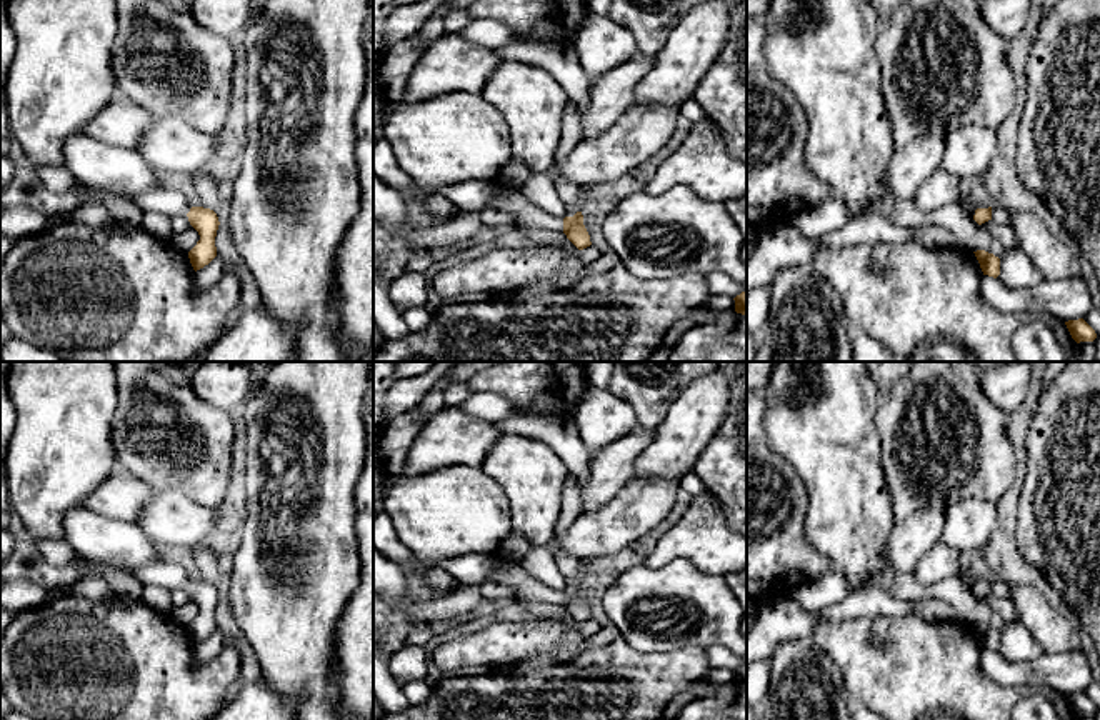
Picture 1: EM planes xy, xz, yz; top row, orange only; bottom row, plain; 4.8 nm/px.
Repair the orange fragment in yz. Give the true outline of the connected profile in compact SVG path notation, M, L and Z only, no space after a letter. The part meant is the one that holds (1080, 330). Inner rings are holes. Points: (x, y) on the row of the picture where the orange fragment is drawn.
M1068 320L1065 322L1072 338L1080 343L1080 342L1093 342L1097 338L1095 330L1083 320Z

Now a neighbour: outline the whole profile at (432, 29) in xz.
M445 0L437 12L425 20L423 27L420 28L420 32L417 33L417 38L420 42L420 45L423 47L423 50L435 42L438 37L442 37L445 33L443 30L443 17L445 13L452 8L452 0Z

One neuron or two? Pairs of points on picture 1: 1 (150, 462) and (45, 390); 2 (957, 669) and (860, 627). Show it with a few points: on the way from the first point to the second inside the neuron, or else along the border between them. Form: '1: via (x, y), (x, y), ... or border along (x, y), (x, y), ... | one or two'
1: border along (117, 399), (112, 450), (120, 467) | two
2: via (929, 669), (887, 669), (874, 655) | one

